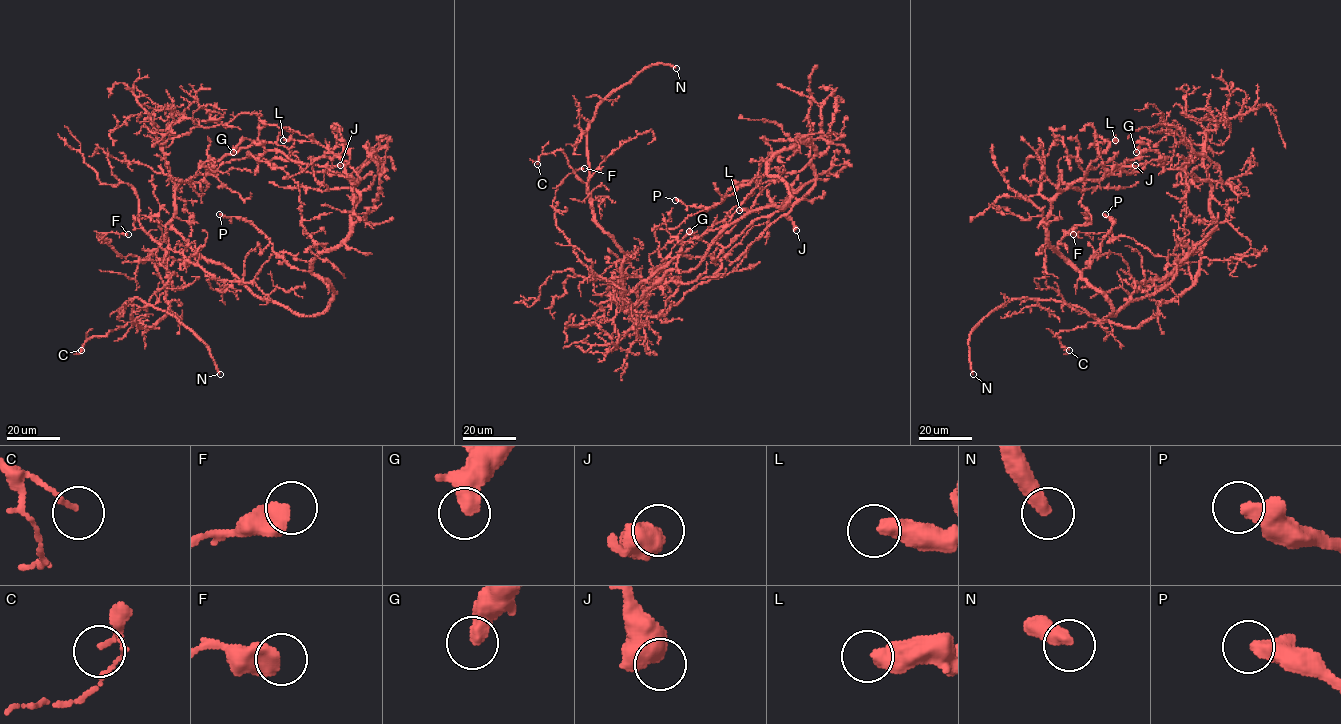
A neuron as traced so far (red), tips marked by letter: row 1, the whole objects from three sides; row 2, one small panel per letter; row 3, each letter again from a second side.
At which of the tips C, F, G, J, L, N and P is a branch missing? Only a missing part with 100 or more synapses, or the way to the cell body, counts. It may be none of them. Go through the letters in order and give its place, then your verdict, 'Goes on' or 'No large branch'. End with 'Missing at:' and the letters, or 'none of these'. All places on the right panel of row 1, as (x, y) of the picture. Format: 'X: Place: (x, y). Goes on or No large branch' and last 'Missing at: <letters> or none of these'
C: Place: (1069, 350). No large branch
F: Place: (1073, 234). No large branch
G: Place: (1136, 152). No large branch
J: Place: (1135, 165). No large branch
L: Place: (1115, 140). No large branch
N: Place: (973, 374). Goes on
P: Place: (1105, 214). No large branch
Missing at: N

